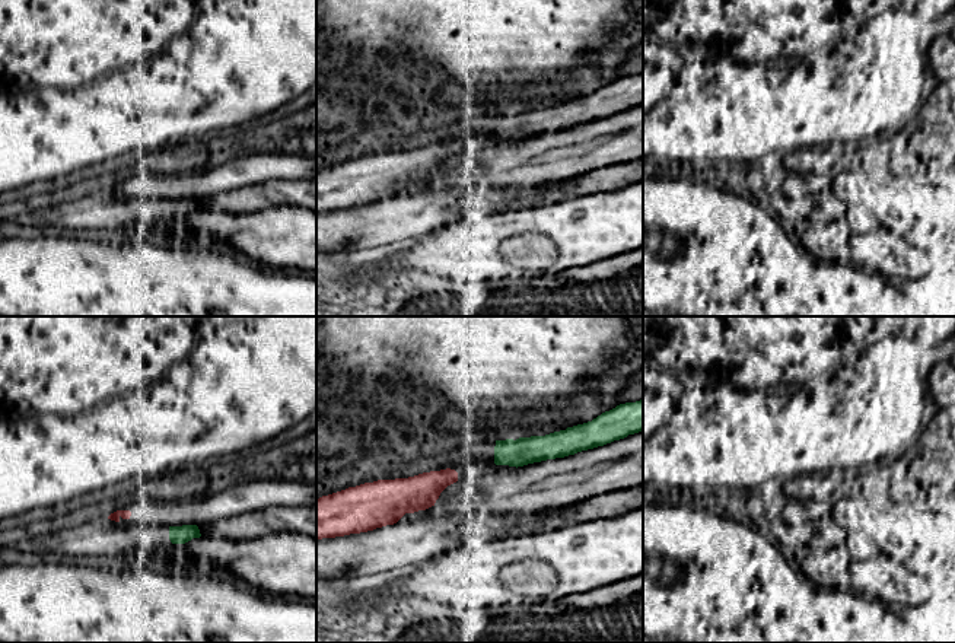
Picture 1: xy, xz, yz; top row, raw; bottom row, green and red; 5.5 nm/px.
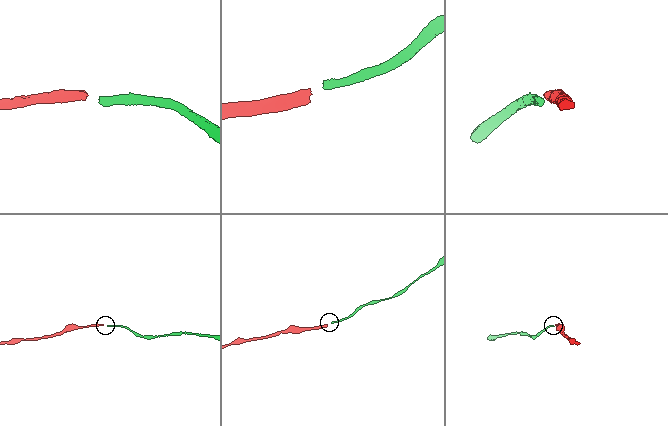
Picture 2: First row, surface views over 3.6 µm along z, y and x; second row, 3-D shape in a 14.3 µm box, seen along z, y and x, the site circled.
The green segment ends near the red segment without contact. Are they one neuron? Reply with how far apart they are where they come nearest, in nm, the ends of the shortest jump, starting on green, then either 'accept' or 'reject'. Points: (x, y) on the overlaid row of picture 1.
gap 220 nm; span xz (494, 462), (457, 473); reject

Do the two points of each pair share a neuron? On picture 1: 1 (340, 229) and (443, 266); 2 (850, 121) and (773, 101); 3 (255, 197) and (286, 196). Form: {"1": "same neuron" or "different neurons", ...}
{"1": "different neurons", "2": "same neuron", "3": "same neuron"}

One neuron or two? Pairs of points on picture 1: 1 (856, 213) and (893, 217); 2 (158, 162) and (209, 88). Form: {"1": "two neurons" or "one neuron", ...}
{"1": "two neurons", "2": "two neurons"}

